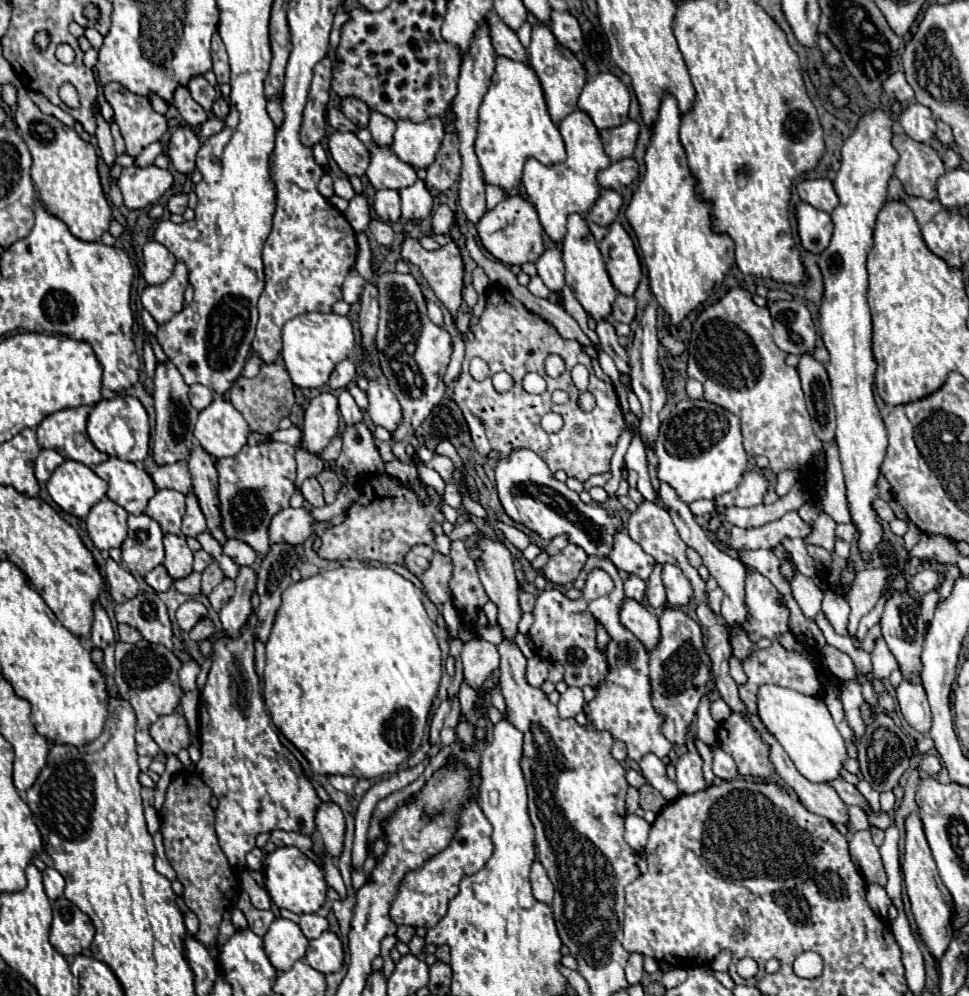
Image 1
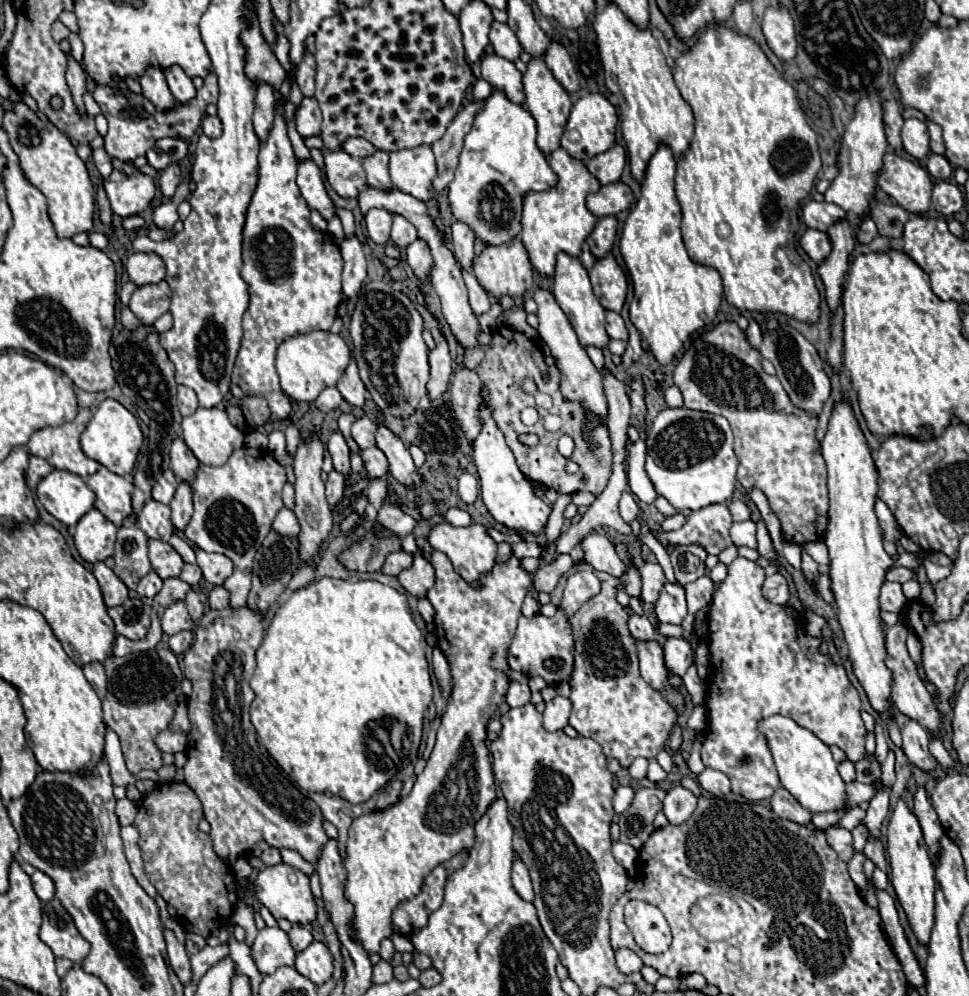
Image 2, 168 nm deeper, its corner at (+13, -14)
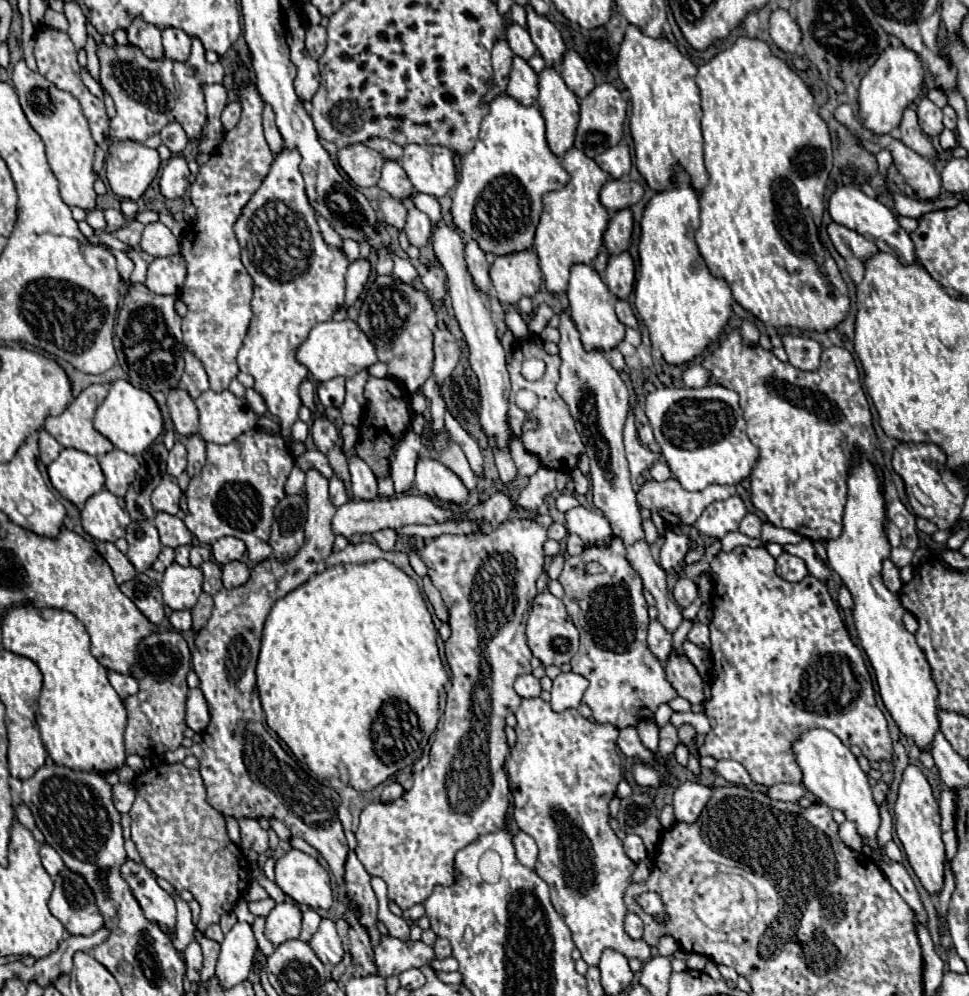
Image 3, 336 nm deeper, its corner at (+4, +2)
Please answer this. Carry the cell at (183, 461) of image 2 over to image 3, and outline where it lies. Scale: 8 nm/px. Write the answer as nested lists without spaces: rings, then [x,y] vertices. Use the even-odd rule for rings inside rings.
[[[181,388],[171,390],[167,394],[167,406],[169,406],[171,418],[179,436],[189,438],[189,436],[199,434],[199,414],[193,400],[189,398],[185,390]]]

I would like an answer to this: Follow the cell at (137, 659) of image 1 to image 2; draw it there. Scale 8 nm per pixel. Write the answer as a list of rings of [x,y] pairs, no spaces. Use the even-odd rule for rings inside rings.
[[[148,650],[122,658],[112,656],[106,660],[104,668],[108,676],[108,696],[102,702],[104,722],[120,738],[126,768],[130,772],[162,768],[162,752],[154,740],[170,724],[176,710],[180,684],[184,680],[174,652]]]

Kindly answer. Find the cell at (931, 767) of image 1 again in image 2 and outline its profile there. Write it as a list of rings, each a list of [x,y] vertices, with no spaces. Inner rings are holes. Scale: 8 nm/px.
[[[918,788],[918,792],[914,794],[914,814],[922,826],[922,832],[924,832],[924,840],[930,848],[930,852],[934,856],[940,854],[940,838],[944,834],[944,828],[924,792],[924,788]]]

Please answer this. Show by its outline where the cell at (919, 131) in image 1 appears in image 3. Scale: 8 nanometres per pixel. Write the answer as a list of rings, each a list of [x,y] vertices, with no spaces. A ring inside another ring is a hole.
[[[921,98],[917,104],[917,116],[919,116],[919,126],[927,136],[939,136],[943,130],[943,112],[937,108],[931,100]]]

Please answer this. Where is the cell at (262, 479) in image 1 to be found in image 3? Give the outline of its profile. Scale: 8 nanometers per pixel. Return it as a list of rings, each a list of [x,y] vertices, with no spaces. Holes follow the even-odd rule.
[[[261,428],[257,430],[241,434],[241,440],[225,446],[207,444],[207,462],[203,472],[189,482],[189,514],[185,518],[187,528],[201,543],[211,545],[222,536],[243,540],[251,564],[259,564],[271,556],[267,540],[273,522],[273,508],[285,498],[283,486],[293,470],[293,456],[289,454],[285,440],[281,436],[261,432]]]

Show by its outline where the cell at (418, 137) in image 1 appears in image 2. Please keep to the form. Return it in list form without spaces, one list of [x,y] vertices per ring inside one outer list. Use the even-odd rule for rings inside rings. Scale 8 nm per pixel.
[[[430,146],[406,148],[390,154],[392,186],[422,202],[434,198],[432,178],[436,176],[436,162]]]

